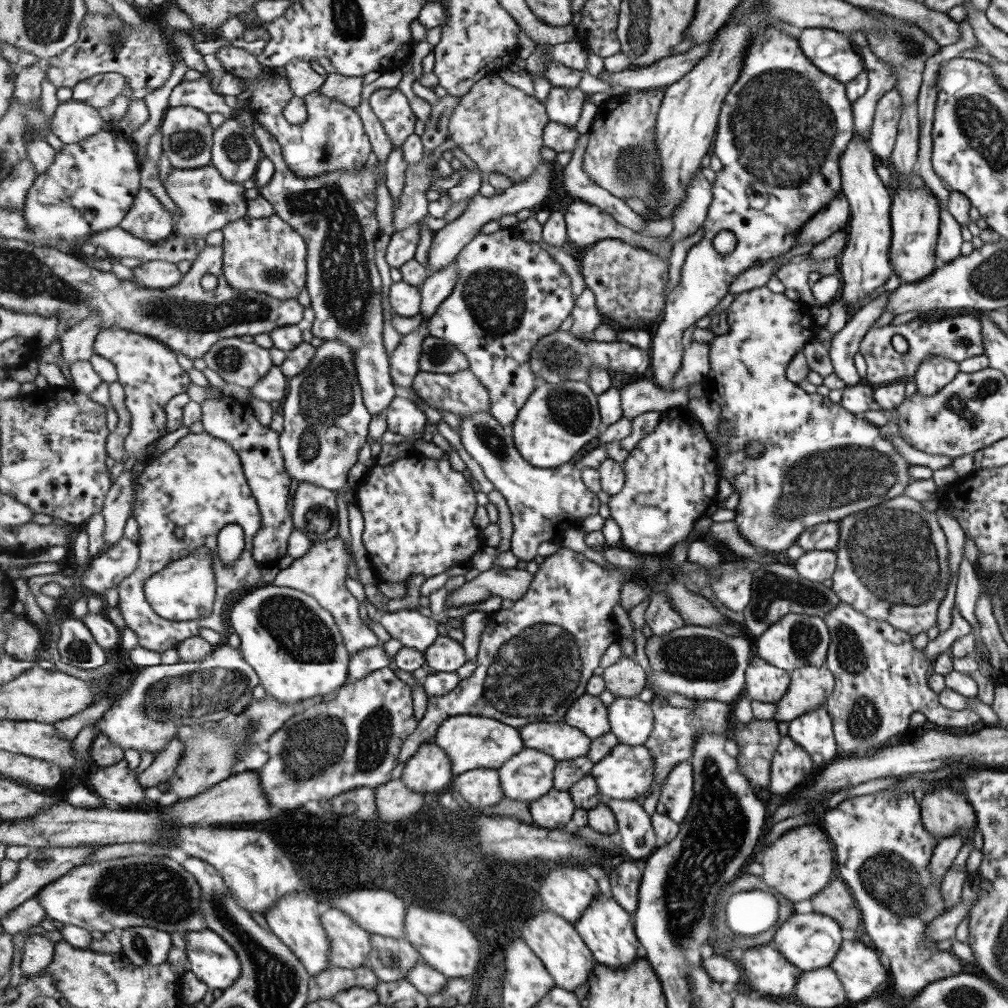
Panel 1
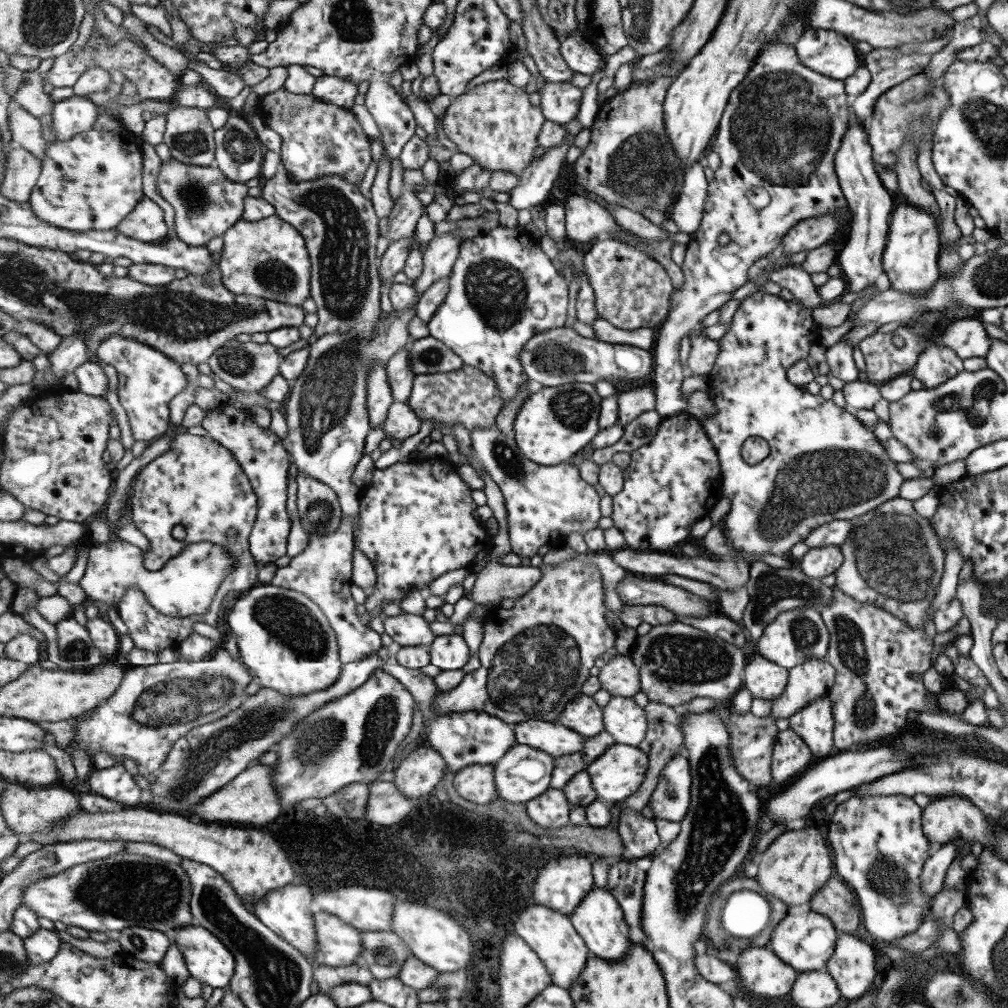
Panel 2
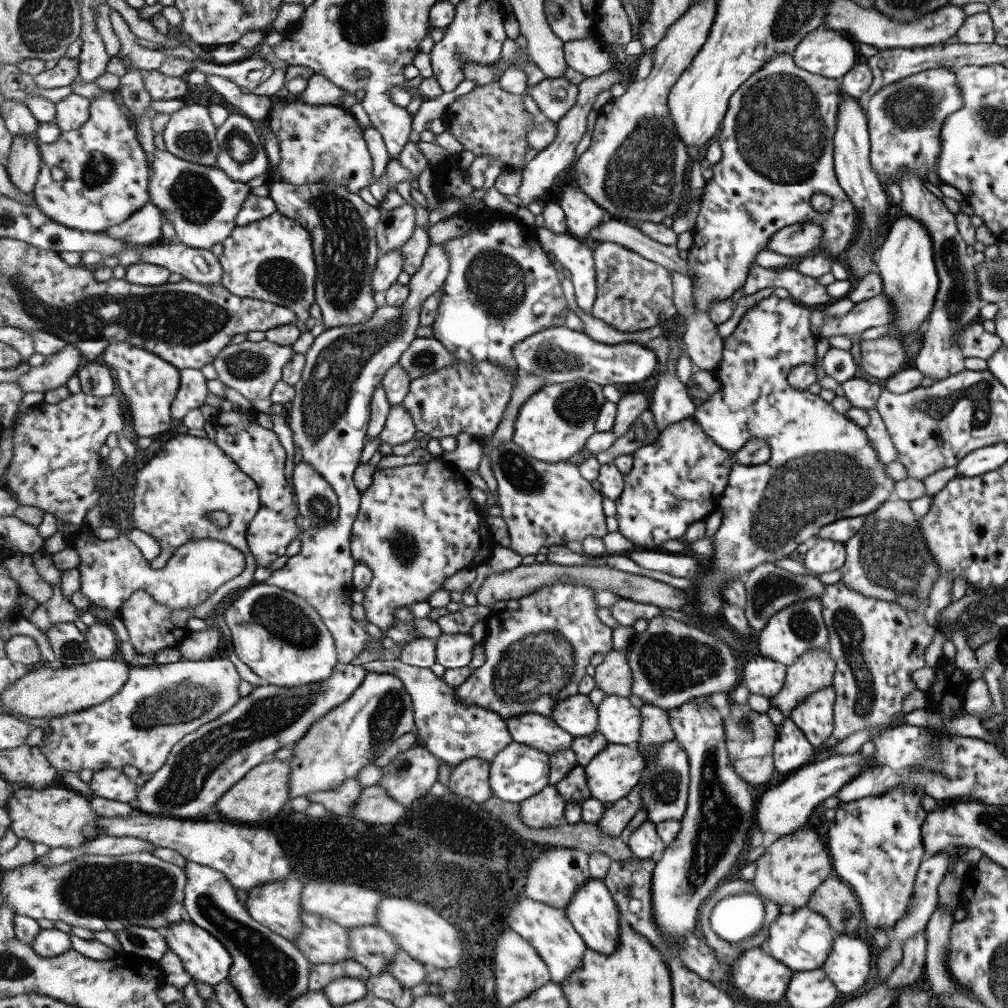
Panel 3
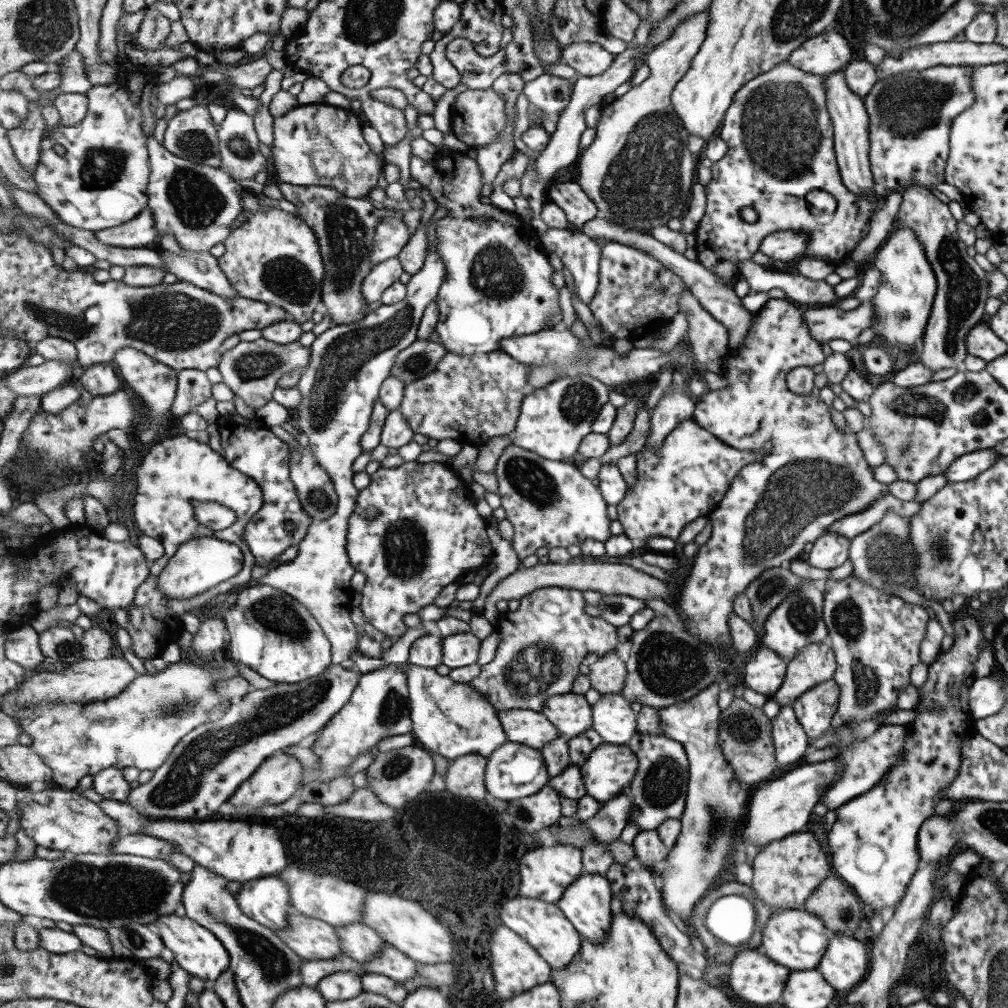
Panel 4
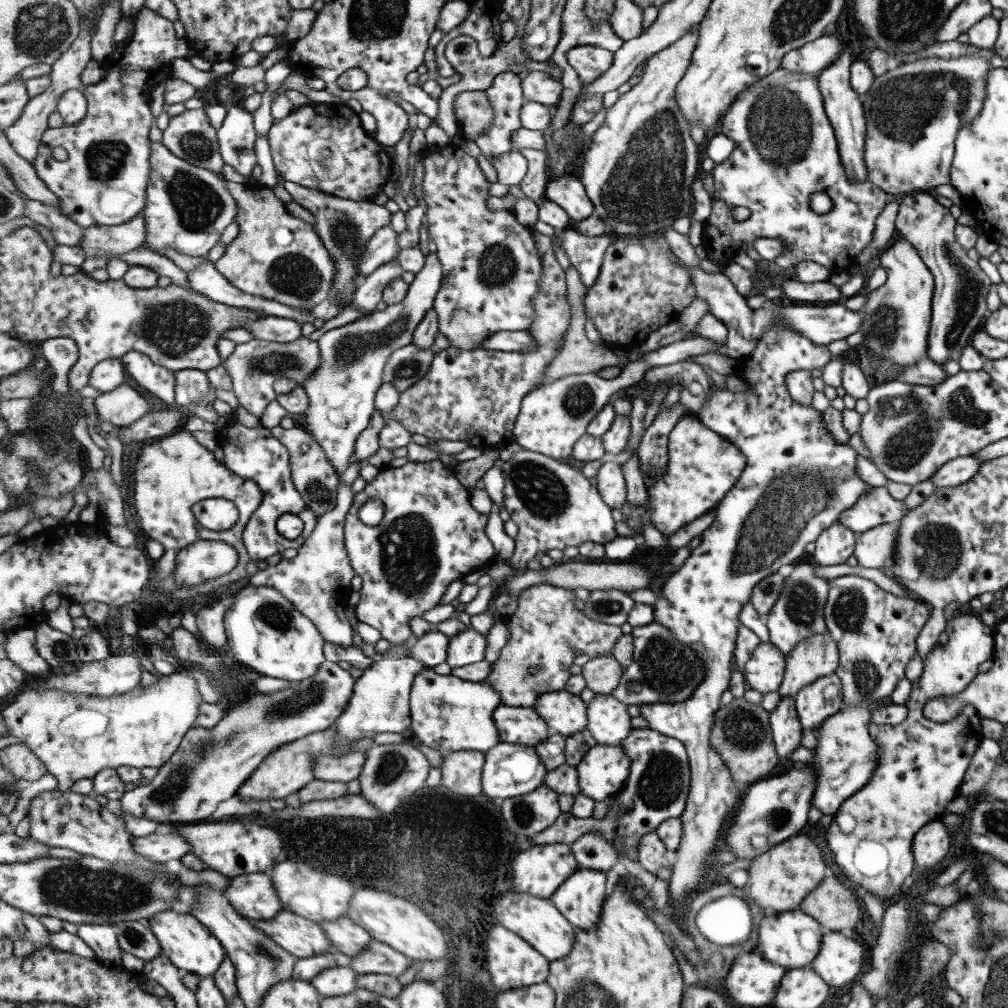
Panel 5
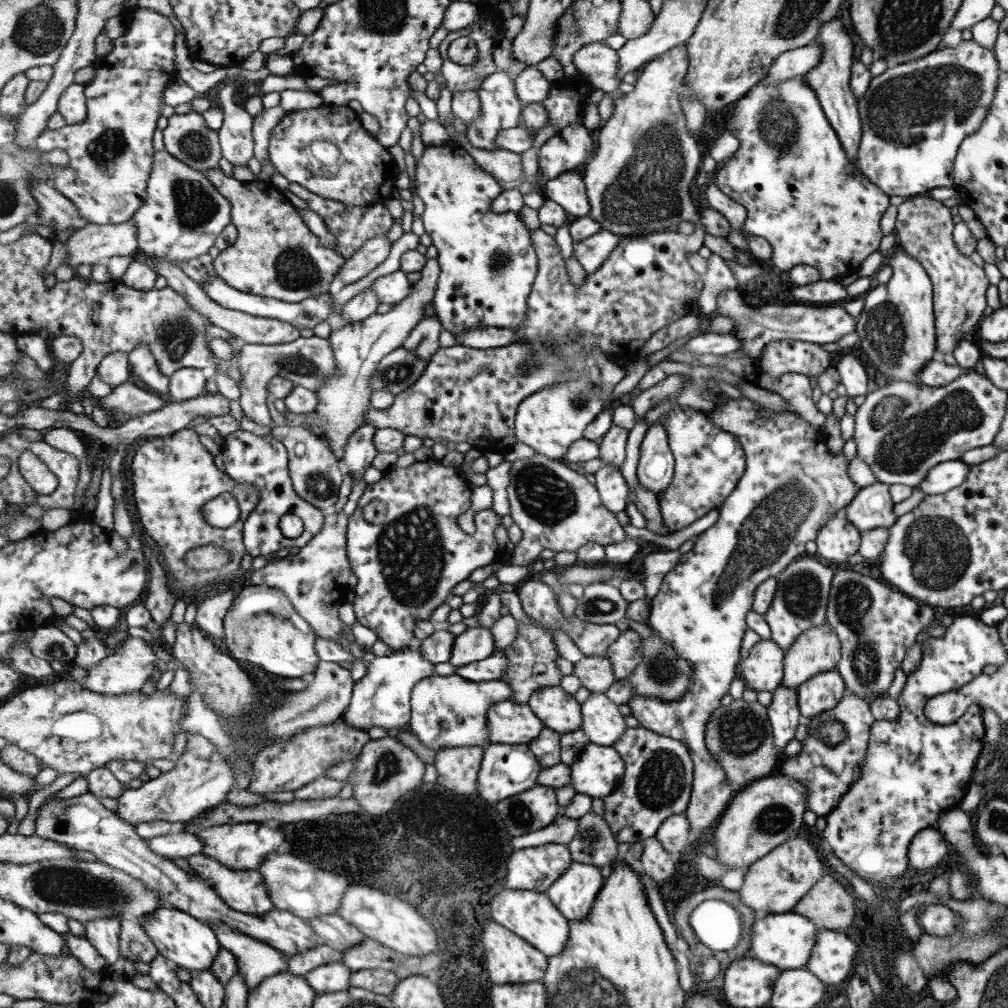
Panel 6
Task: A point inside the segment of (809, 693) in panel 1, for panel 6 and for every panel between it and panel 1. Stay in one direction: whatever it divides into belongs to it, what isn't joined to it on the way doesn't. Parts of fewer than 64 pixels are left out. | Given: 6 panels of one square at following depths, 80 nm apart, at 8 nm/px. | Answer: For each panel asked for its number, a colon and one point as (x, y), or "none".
2: (812, 678)
3: (813, 670)
4: (814, 664)
5: (817, 656)
6: (816, 650)

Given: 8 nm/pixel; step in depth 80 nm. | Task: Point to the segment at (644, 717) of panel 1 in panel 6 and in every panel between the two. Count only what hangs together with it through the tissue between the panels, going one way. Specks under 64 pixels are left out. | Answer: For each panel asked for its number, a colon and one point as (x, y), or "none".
2: (627, 722)
3: (620, 721)
4: (614, 719)
5: (608, 720)
6: (603, 722)

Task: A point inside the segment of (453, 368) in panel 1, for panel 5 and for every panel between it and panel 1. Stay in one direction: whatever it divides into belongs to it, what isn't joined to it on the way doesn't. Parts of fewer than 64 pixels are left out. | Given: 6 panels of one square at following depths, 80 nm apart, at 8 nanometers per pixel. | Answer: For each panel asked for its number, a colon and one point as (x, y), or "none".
2: (428, 355)
3: (426, 355)
4: (421, 358)
5: (407, 366)

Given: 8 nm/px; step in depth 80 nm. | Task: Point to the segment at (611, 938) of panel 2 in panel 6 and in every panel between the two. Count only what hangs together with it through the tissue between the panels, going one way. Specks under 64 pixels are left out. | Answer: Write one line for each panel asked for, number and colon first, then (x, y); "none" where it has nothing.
3: (594, 912)
4: (587, 904)
5: (581, 899)
6: (575, 894)

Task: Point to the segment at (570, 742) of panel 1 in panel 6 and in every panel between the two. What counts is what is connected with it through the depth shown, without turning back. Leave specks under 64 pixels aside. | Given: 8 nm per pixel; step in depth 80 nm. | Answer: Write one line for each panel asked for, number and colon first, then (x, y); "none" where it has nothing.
2: (556, 739)
3: (533, 729)
4: (529, 727)
5: (519, 725)
6: (510, 722)

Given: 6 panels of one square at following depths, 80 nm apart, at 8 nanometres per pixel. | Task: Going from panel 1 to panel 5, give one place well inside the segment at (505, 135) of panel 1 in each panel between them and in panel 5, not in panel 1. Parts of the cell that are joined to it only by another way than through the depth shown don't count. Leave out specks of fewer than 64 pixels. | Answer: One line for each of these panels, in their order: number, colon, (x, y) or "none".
2: (495, 123)
3: (488, 120)
4: (479, 116)
5: (473, 110)

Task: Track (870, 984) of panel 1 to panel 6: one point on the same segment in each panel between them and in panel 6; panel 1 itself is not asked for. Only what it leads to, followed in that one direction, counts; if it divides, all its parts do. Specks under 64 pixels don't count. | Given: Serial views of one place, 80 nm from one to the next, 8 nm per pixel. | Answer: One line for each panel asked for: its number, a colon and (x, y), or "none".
2: (852, 966)
3: (847, 965)
4: (844, 963)
5: (838, 961)
6: (831, 956)

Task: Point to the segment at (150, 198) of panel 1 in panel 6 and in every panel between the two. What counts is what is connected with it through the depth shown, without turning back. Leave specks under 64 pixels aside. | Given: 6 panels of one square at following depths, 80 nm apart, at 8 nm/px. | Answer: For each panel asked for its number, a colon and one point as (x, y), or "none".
2: (147, 222)
3: (145, 227)
4: (140, 232)
5: (98, 241)
6: (95, 243)

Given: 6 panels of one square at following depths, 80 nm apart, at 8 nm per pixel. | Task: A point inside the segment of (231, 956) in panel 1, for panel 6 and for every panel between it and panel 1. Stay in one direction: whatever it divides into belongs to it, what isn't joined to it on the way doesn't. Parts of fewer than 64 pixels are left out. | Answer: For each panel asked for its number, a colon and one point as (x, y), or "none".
2: (210, 962)
3: (204, 956)
4: (196, 948)
5: (190, 944)
6: (187, 942)

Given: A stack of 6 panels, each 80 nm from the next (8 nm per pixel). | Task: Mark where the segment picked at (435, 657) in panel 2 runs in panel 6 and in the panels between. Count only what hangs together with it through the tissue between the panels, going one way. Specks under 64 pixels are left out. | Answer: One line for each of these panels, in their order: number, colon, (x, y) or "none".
3: (456, 650)
4: (460, 650)
5: (470, 646)
6: (475, 644)

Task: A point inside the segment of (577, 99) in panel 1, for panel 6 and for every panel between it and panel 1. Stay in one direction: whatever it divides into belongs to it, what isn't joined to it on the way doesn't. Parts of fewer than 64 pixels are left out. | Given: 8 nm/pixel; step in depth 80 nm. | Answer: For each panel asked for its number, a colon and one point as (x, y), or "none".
2: (560, 101)
3: (555, 97)
4: (552, 94)
5: (538, 86)
6: (531, 85)

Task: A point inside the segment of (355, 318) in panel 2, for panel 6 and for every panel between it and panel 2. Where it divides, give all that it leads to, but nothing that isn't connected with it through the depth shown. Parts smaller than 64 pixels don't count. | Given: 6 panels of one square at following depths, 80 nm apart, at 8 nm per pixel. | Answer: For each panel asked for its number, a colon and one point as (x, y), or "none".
3: (343, 226)
4: (346, 227)
5: (346, 226)
6: (353, 225)

